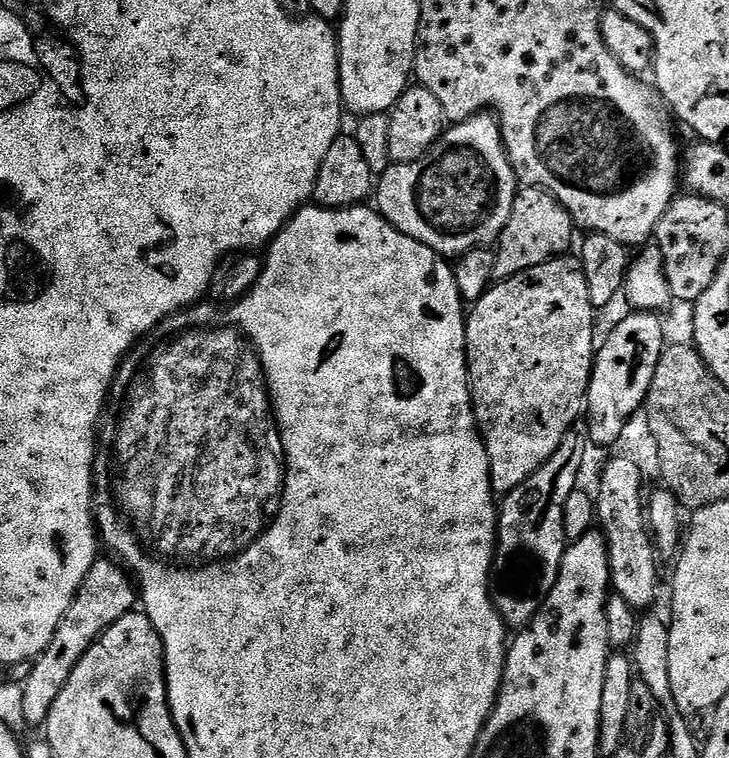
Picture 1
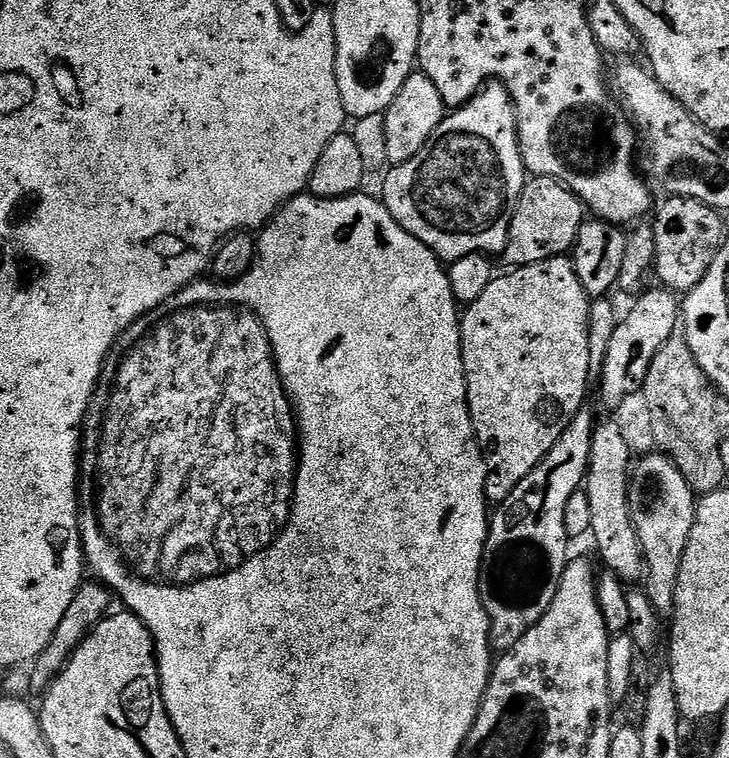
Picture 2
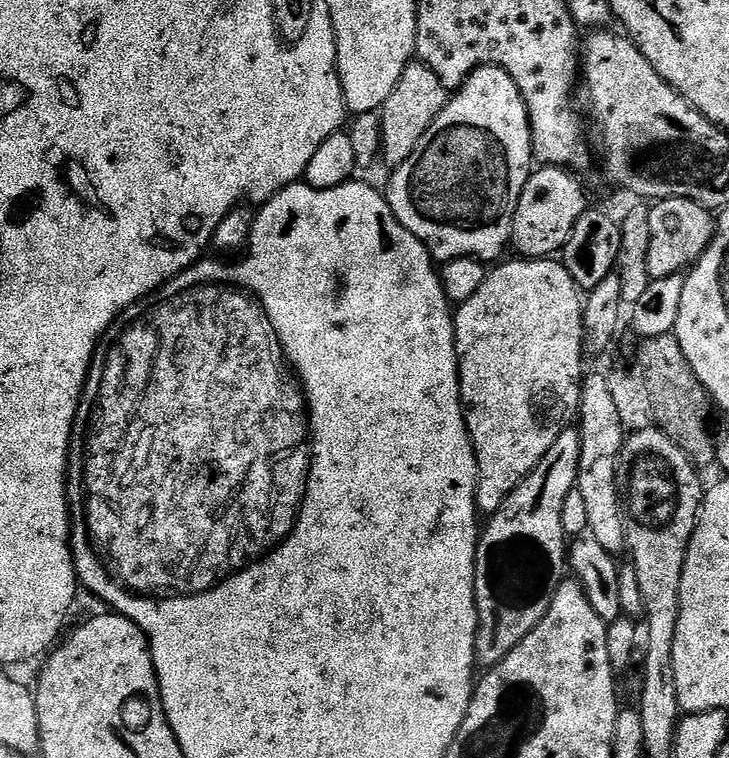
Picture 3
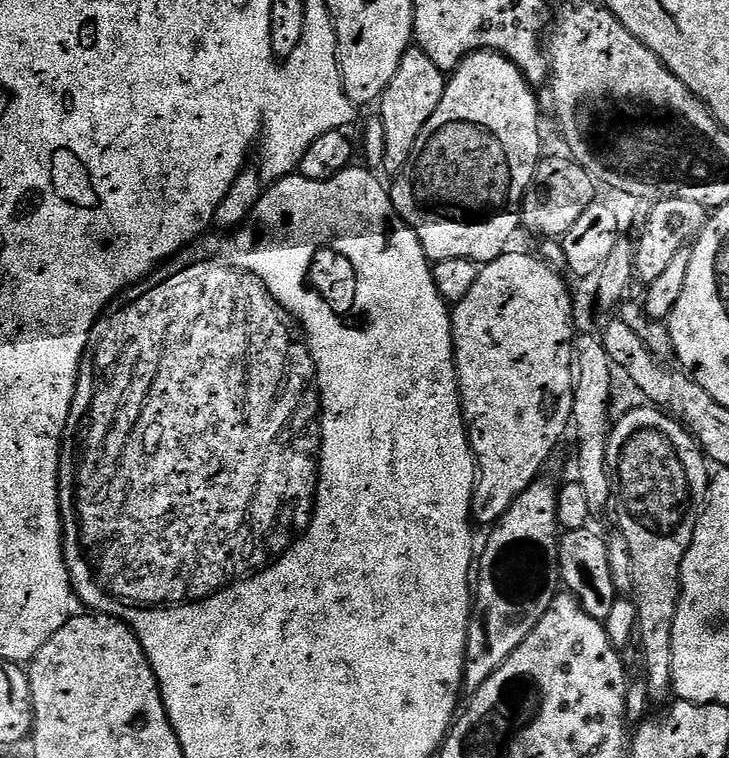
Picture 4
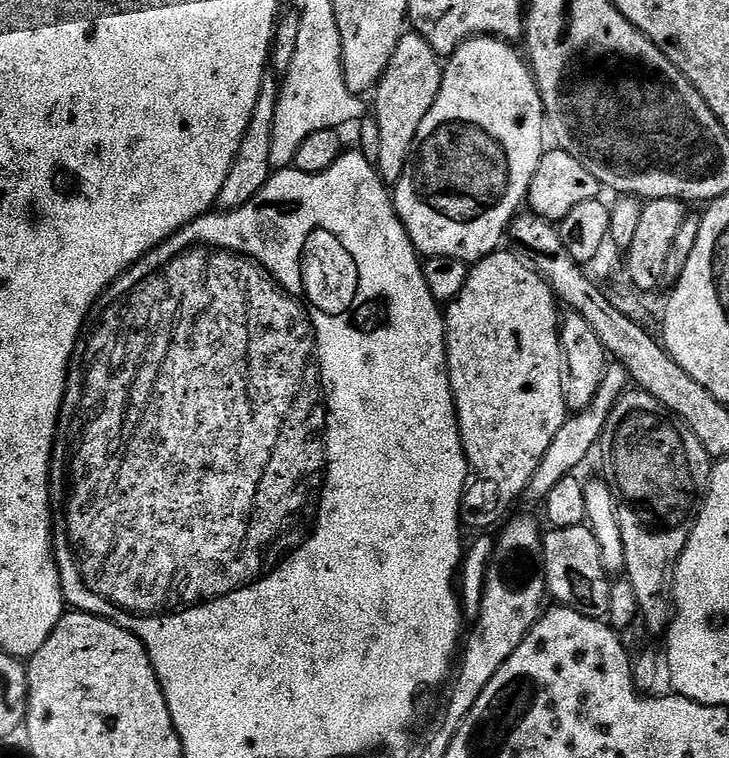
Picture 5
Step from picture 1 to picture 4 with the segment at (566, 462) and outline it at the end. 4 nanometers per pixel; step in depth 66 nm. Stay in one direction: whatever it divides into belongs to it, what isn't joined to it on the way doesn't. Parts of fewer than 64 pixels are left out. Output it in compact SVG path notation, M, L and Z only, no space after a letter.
M547 476L539 477L512 504L510 510L497 520L481 554L479 551L474 572L474 611L472 621L468 627L466 638L466 658L464 659L463 691L474 694L495 674L526 642L530 630L542 622L546 610L550 610L550 602L561 595L562 581L558 564L558 545L560 527L557 522L557 494L558 484Z

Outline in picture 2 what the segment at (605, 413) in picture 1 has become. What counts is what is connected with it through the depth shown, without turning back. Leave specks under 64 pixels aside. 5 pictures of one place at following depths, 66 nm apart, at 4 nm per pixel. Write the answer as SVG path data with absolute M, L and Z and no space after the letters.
M656 286L653 292L645 291L636 300L634 310L628 315L626 322L617 324L614 330L614 338L610 338L610 350L606 350L606 362L602 374L598 378L600 392L604 395L606 403L617 406L632 392L643 389L644 379L650 370L650 362L654 362L654 354L662 347L669 338L674 335L678 328L678 296L675 292L669 292L663 286Z

